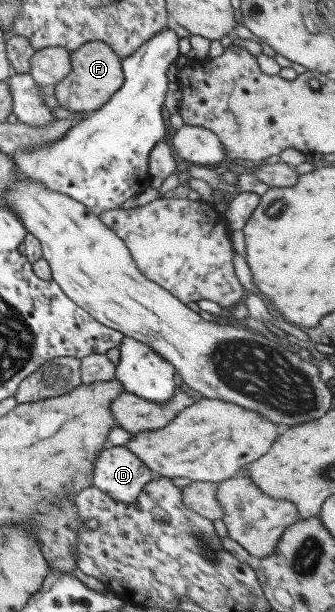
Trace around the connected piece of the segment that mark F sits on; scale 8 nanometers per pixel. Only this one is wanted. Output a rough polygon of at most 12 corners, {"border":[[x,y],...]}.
{"border":[[106,42],[70,51],[69,74],[52,86],[60,108],[100,109],[122,84]]}

